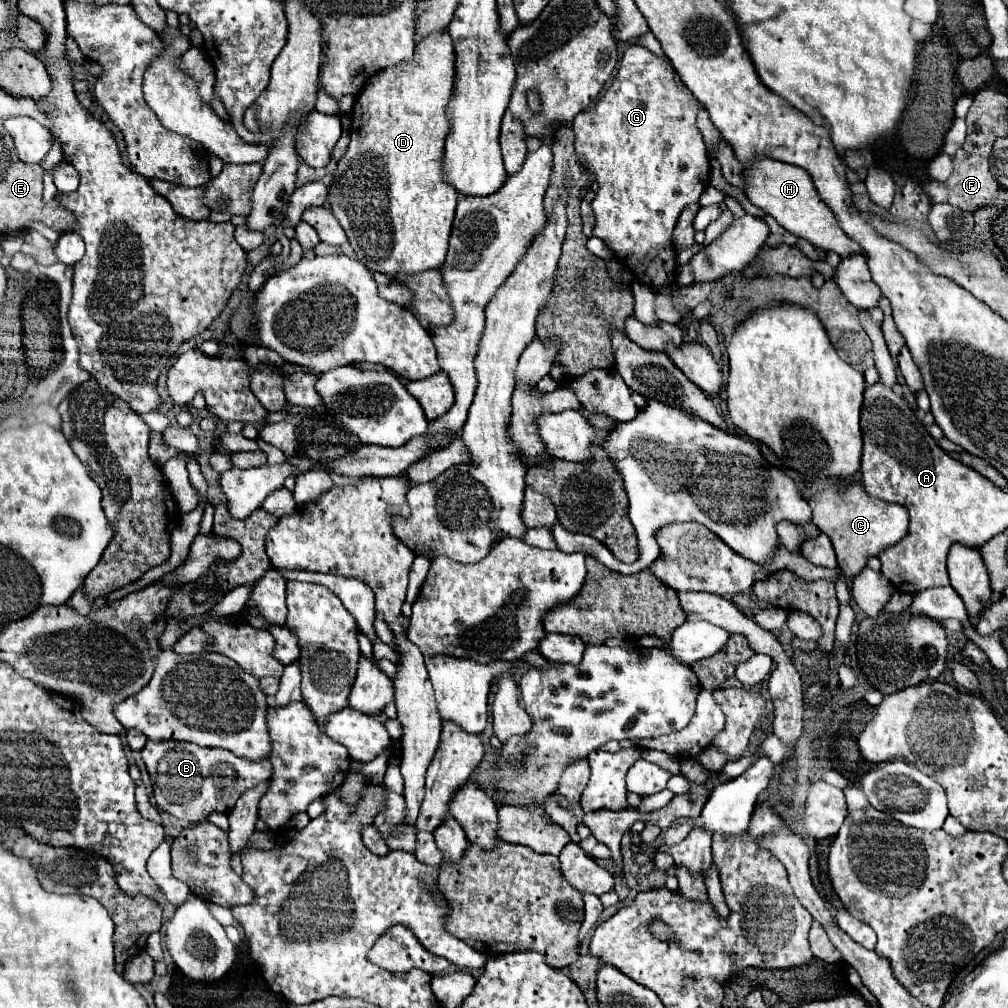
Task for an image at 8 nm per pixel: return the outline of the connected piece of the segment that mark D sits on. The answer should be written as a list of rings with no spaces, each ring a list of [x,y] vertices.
[[[447,31],[443,33],[433,33],[429,35],[427,39],[423,39],[417,49],[415,49],[415,55],[411,59],[411,63],[405,63],[405,67],[387,67],[385,71],[377,71],[377,75],[373,75],[369,79],[369,83],[363,87],[363,93],[355,99],[355,107],[351,111],[351,119],[353,119],[353,125],[349,129],[349,135],[351,135],[351,143],[349,143],[349,149],[345,153],[345,157],[337,163],[337,169],[333,173],[333,183],[329,187],[329,207],[331,207],[331,213],[337,217],[337,221],[341,223],[357,259],[367,267],[367,269],[373,269],[373,271],[379,271],[379,273],[385,273],[385,275],[395,275],[395,273],[407,273],[407,275],[413,275],[413,273],[421,273],[421,271],[427,271],[427,269],[439,269],[445,261],[445,255],[447,255],[447,245],[449,245],[449,235],[451,235],[451,223],[453,223],[453,215],[455,215],[455,205],[457,205],[457,199],[459,195],[453,191],[453,187],[449,187],[449,183],[445,183],[445,177],[441,175],[441,167],[443,167],[443,155],[445,155],[445,137],[449,133],[449,121],[447,121],[447,115],[445,115],[445,107],[451,99],[451,93],[453,93],[453,81],[455,79],[455,49],[453,49],[453,41],[449,39]]]

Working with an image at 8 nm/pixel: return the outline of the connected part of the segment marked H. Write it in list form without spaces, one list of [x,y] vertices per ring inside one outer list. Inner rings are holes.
[[[757,157],[751,161],[751,165],[745,169],[745,195],[749,201],[763,209],[767,215],[775,217],[779,225],[783,225],[787,231],[791,231],[797,237],[807,239],[815,247],[821,247],[825,251],[835,251],[841,257],[863,253],[861,245],[849,239],[841,227],[837,227],[837,219],[833,211],[821,201],[817,195],[811,177],[793,165],[769,159],[769,157]]]

